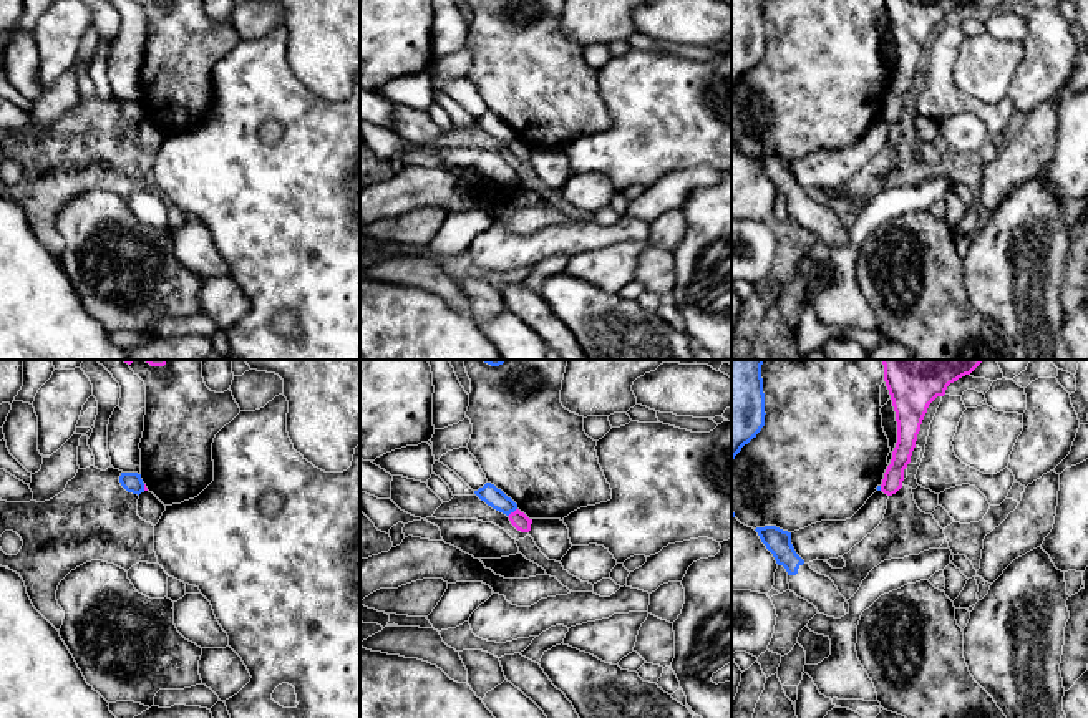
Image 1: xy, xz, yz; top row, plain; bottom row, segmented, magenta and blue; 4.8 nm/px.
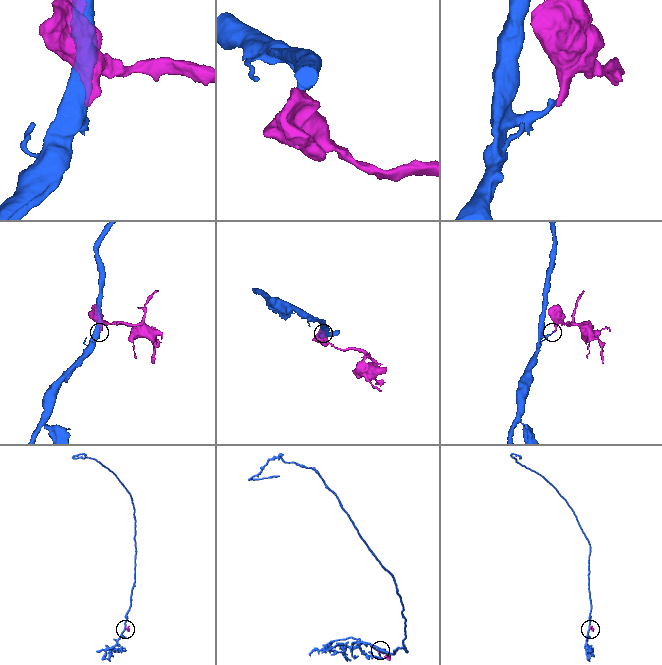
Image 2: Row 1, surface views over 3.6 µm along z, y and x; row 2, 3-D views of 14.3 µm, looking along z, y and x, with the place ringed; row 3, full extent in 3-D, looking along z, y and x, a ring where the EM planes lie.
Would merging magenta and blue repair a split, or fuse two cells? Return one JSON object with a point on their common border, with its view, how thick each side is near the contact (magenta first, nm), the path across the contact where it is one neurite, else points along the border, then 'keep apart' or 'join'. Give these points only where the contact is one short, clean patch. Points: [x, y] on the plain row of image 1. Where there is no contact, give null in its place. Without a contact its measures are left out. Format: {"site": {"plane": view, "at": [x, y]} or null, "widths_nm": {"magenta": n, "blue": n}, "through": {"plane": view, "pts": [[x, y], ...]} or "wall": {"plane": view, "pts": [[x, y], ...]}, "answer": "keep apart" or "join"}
{"site": {"plane": "xz", "at": [511, 141]}, "widths_nm": {"magenta": 80, "blue": 90}, "wall": {"plane": "xz", "pts": [[516, 136], [508, 145]]}, "answer": "keep apart"}

